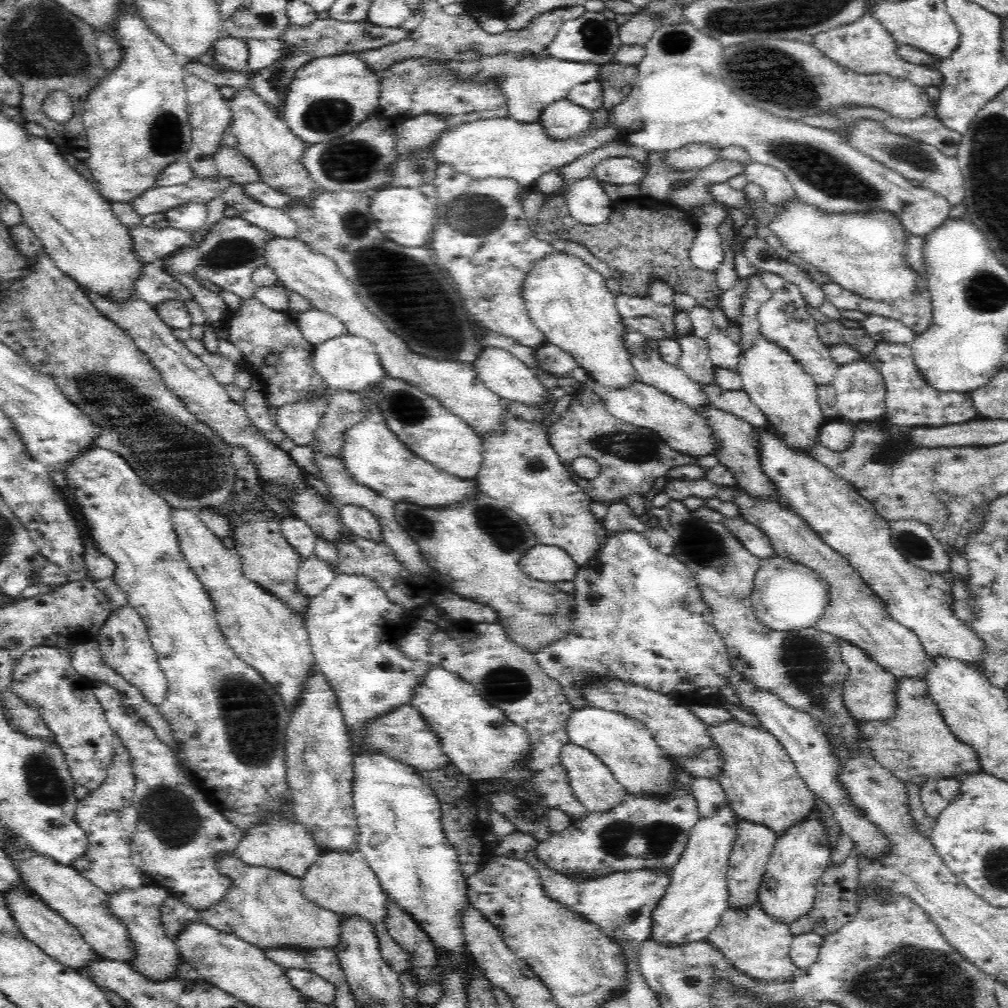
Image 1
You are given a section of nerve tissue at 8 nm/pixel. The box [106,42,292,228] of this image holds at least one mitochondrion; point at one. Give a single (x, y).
(167, 132)

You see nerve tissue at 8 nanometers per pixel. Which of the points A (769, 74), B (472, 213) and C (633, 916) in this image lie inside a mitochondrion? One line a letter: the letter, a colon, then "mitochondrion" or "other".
A: mitochondrion
B: mitochondrion
C: mitochondrion

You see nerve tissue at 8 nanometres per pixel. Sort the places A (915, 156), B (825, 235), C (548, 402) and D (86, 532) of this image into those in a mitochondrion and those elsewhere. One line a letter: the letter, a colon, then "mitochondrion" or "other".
A: mitochondrion
B: other
C: other
D: other

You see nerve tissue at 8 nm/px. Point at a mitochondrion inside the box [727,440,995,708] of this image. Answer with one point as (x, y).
(913, 543)

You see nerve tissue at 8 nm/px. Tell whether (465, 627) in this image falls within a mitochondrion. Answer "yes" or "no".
no

